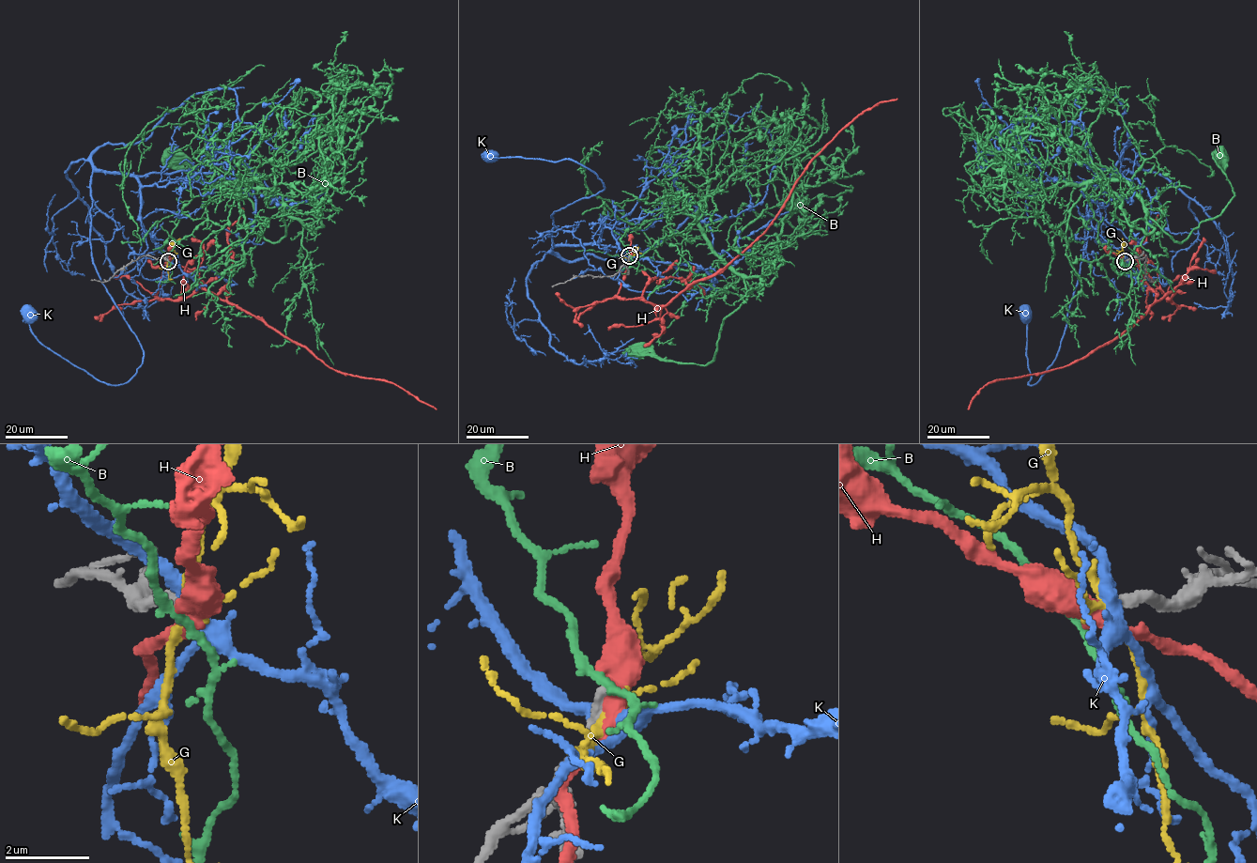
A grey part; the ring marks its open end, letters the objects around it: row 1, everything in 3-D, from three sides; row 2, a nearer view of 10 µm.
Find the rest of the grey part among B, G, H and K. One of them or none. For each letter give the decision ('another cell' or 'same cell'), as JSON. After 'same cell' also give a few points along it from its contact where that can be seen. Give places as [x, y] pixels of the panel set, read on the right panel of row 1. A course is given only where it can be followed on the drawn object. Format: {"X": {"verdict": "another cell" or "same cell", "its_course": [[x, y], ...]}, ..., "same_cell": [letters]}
{"B": {"verdict": "another cell"}, "G": {"verdict": "another cell"}, "H": {"verdict": "another cell"}, "K": {"verdict": "another cell"}, "same_cell": []}

